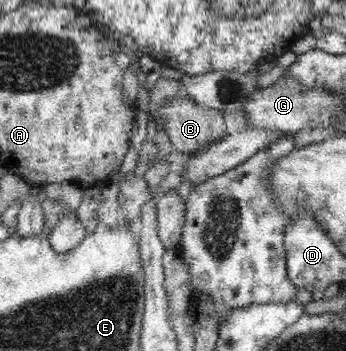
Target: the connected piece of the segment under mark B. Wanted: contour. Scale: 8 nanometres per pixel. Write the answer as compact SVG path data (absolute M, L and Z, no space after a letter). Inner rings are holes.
M178 95L161 109L152 112L152 115L156 122L156 130L164 128L169 133L175 151L188 155L197 153L211 144L215 145L217 140L229 135L224 122L224 113L216 108L197 105L189 97Z

